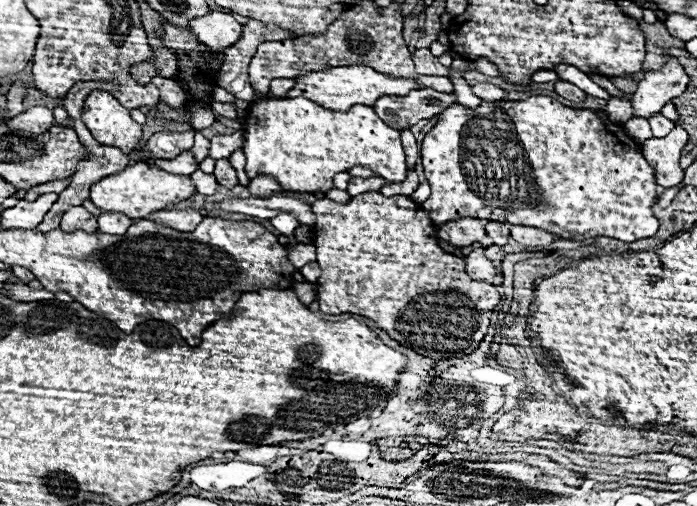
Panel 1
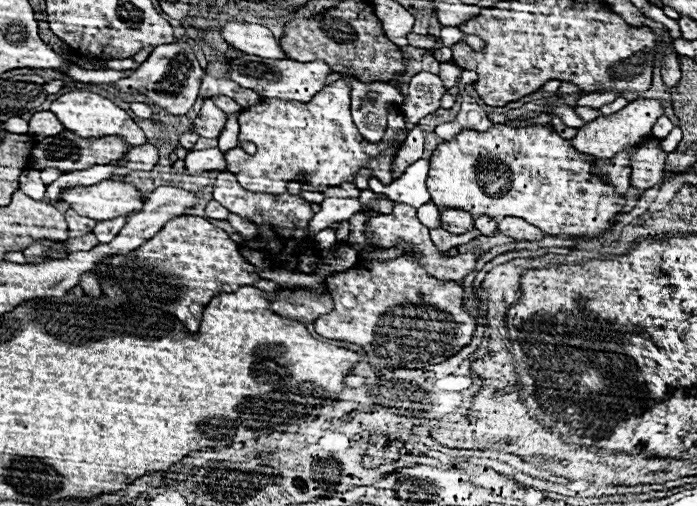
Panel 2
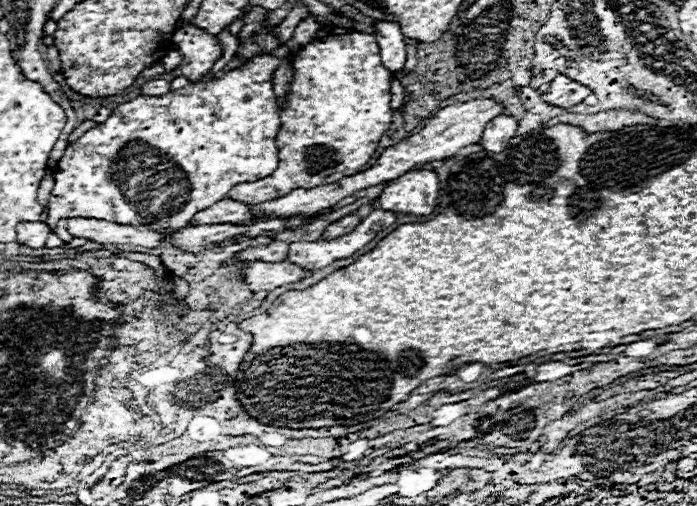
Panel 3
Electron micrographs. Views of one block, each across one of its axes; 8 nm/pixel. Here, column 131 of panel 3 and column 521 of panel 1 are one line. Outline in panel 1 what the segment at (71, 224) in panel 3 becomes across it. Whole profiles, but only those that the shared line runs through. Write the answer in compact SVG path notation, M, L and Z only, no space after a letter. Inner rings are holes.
M510 226L510 236L524 246L548 246L554 242L554 234L540 230L540 228L532 228L532 226Z

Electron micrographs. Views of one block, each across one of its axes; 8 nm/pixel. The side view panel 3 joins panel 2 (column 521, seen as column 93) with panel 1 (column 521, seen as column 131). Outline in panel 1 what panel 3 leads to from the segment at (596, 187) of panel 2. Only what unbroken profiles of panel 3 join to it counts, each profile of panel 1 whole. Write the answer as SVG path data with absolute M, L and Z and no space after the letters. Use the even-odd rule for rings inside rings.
M532 96L528 100L520 102L482 102L478 108L466 108L460 104L452 104L446 108L440 116L436 126L424 136L421 145L421 159L426 178L432 186L432 194L428 202L422 204L422 208L428 212L434 224L444 224L448 220L458 220L458 218L480 218L480 220L496 220L496 222L508 222L508 224L520 224L520 226L532 226L540 228L546 232L552 232L560 238L568 240L586 240L586 238L596 238L596 236L608 236L616 238L622 242L634 242L640 238L650 238L658 232L658 220L652 214L652 204L656 200L656 176L654 168L648 166L640 152L640 144L630 138L624 132L624 126L610 122L602 112L592 112L592 110L574 110L568 106L562 106L554 98L548 96Z

